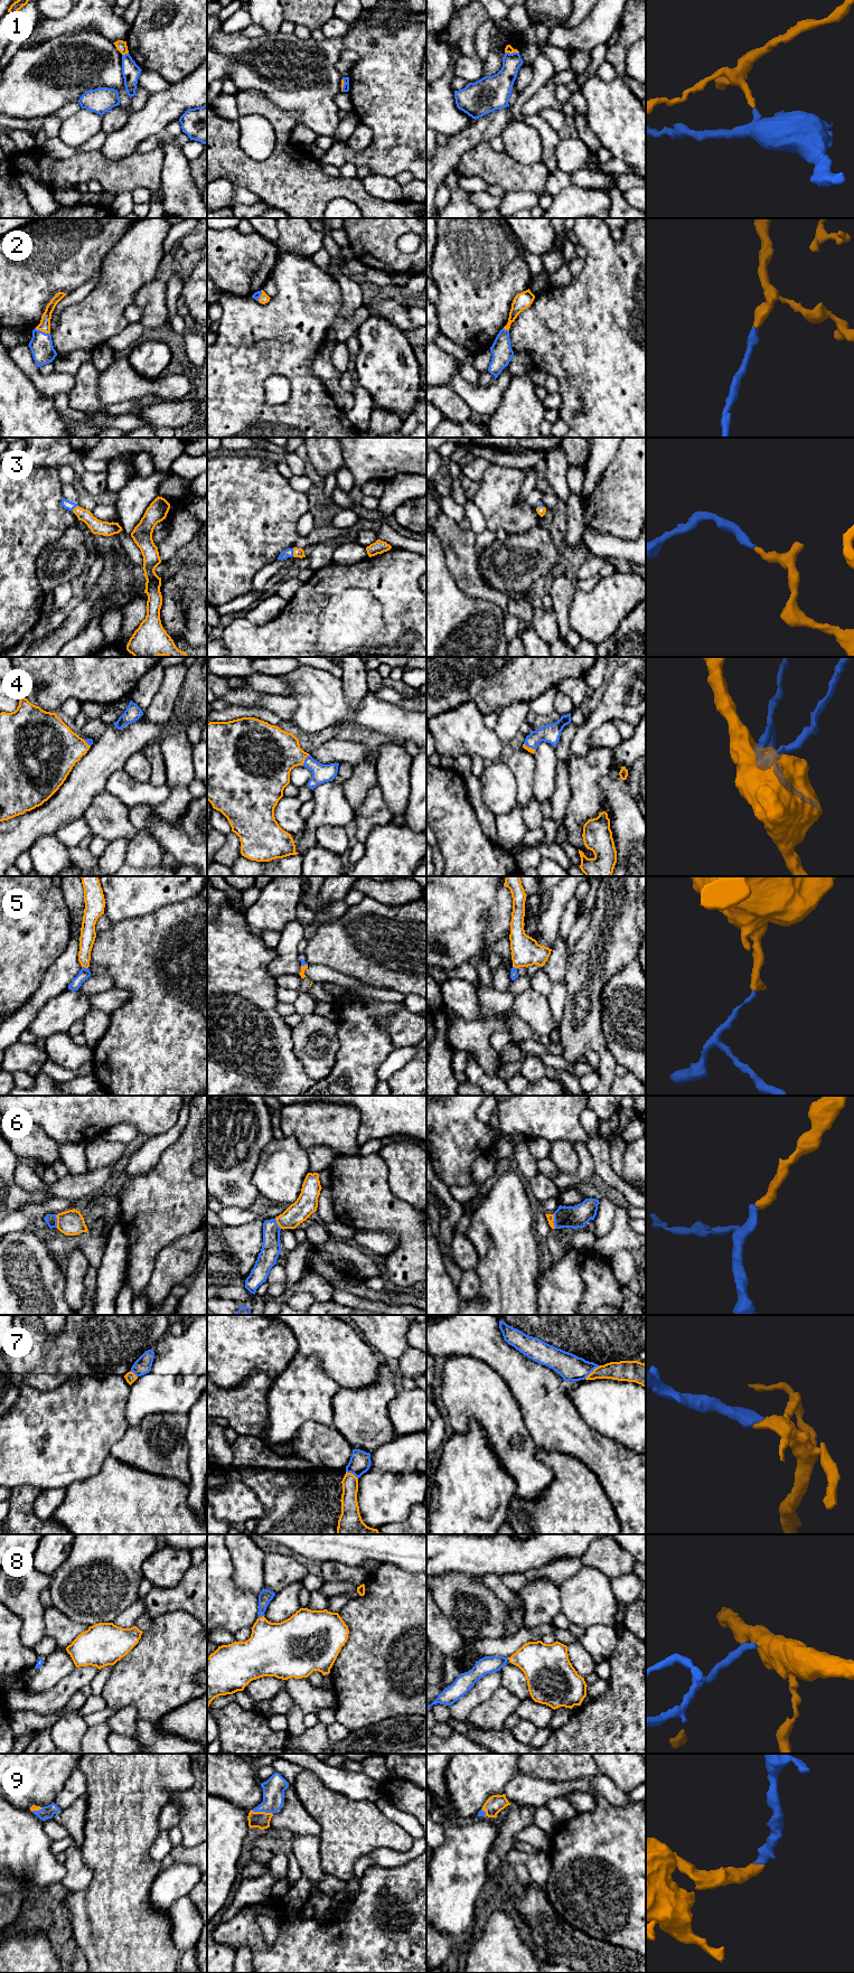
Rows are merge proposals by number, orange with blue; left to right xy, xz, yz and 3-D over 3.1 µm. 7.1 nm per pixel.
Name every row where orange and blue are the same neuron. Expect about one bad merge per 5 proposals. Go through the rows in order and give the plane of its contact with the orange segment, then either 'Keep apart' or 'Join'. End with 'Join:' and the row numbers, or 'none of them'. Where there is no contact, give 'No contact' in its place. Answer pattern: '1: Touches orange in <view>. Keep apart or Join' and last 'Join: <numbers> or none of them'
1: Touches orange in yz. Keep apart
2: Touches orange in xy. Join
3: Touches orange in xz. Join
4: Touches orange in xz. Join
5: Touches orange in xy. Join
6: Touches orange in yz. Join
7: Touches orange in yz. Join
8: Touches orange in xz. Join
9: Touches orange in xz. Join
Join: 2, 3, 4, 5, 6, 7, 8, 9

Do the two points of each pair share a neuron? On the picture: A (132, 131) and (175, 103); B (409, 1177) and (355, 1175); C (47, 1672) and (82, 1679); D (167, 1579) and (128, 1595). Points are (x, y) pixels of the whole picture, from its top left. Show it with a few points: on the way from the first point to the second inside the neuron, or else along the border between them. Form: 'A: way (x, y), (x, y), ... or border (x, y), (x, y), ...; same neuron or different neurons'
A: way (142, 124), (165, 106); same neuron
B: border (377, 1154), (387, 1166), (390, 1191), (401, 1200); different neurons
C: border (75, 1666), (68, 1674), (44, 1690); different neurons
D: border (155, 1552), (142, 1565), (143, 1577); different neurons

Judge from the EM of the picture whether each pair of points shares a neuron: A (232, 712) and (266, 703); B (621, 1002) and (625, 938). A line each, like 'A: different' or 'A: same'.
A: different
B: different

